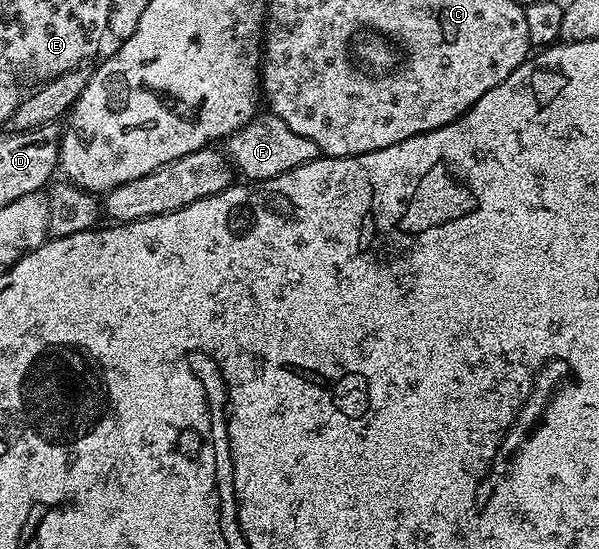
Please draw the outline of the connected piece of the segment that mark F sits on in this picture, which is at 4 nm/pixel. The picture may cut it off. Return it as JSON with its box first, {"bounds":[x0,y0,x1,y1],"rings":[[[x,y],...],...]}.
{"bounds":[226,112,321,182],"rings":[[[271,112],[257,113],[241,130],[229,134],[226,139],[226,153],[233,167],[245,174],[245,179],[257,182],[264,182],[282,172],[290,172],[321,157],[318,144],[314,144],[314,140],[298,136],[298,132],[294,132],[279,116]]]}

